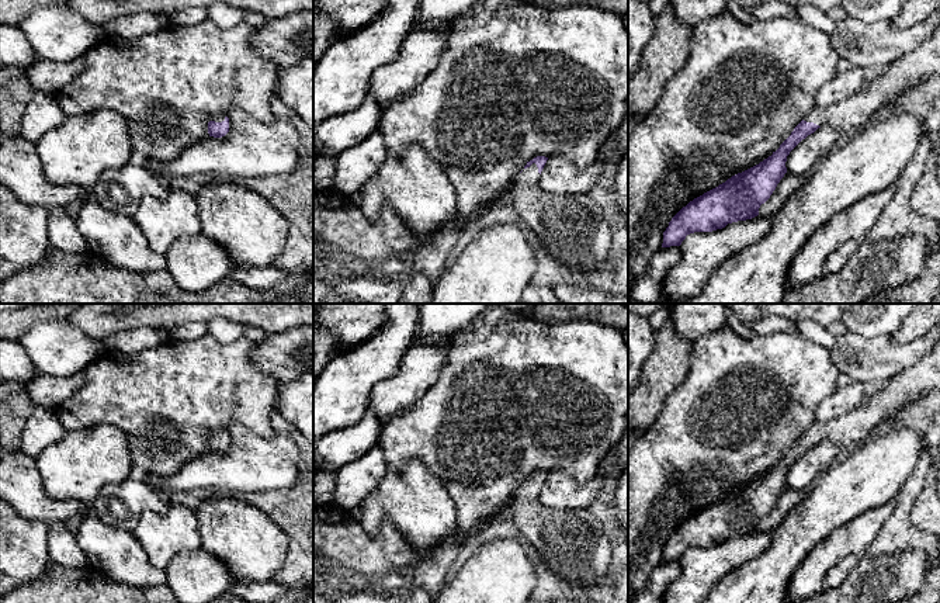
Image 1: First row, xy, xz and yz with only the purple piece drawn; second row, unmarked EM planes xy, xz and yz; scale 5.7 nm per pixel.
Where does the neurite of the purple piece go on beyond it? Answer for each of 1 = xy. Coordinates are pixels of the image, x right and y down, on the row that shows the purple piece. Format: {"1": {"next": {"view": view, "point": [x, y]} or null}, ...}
{"1": {"next": {"view": "xy", "point": [218, 118]}}}

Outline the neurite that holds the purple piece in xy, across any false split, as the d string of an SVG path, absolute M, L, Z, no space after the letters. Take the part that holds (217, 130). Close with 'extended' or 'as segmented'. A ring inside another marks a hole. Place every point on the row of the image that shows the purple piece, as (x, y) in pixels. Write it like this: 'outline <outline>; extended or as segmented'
outline M215 115L208 122L208 134L214 138L222 138L229 132L229 118L226 115Z; extended

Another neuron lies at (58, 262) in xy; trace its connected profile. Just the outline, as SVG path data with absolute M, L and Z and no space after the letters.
M49 246L46 259L0 281L0 304L271 304L303 284L303 273L259 291L230 275L205 291L183 291L167 268L148 273L110 266L91 249L69 253Z

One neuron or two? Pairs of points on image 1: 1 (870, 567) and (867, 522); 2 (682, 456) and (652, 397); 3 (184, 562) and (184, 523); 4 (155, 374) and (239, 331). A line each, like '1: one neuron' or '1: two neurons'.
1: two neurons
2: two neurons
3: two neurons
4: two neurons

